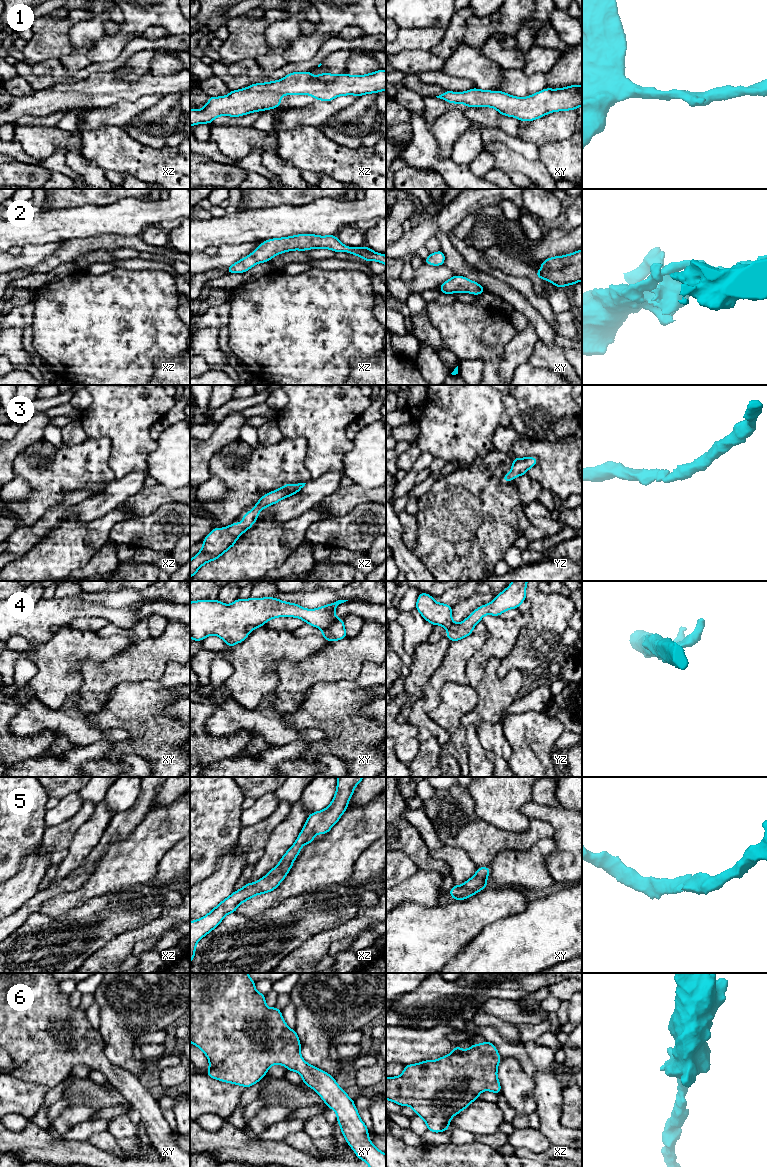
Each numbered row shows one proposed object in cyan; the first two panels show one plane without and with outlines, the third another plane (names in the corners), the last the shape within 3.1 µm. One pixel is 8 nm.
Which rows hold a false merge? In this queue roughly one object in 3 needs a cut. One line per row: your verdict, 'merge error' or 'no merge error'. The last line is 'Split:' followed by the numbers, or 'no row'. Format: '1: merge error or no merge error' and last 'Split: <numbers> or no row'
1: no merge error
2: no merge error
3: no merge error
4: merge error
5: no merge error
6: no merge error
Split: 4

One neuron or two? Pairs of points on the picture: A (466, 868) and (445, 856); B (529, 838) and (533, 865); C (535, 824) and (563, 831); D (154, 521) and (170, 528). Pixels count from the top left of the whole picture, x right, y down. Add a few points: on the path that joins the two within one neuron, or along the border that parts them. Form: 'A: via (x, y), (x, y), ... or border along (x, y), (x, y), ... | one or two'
A: via (461, 865), (450, 856) | one
B: border along (552, 838), (541, 838), (524, 849), (507, 851) | two
C: border along (531, 819), (547, 821), (554, 830), (554, 837) | two
D: via (158, 525), (161, 528), (166, 528) | one

